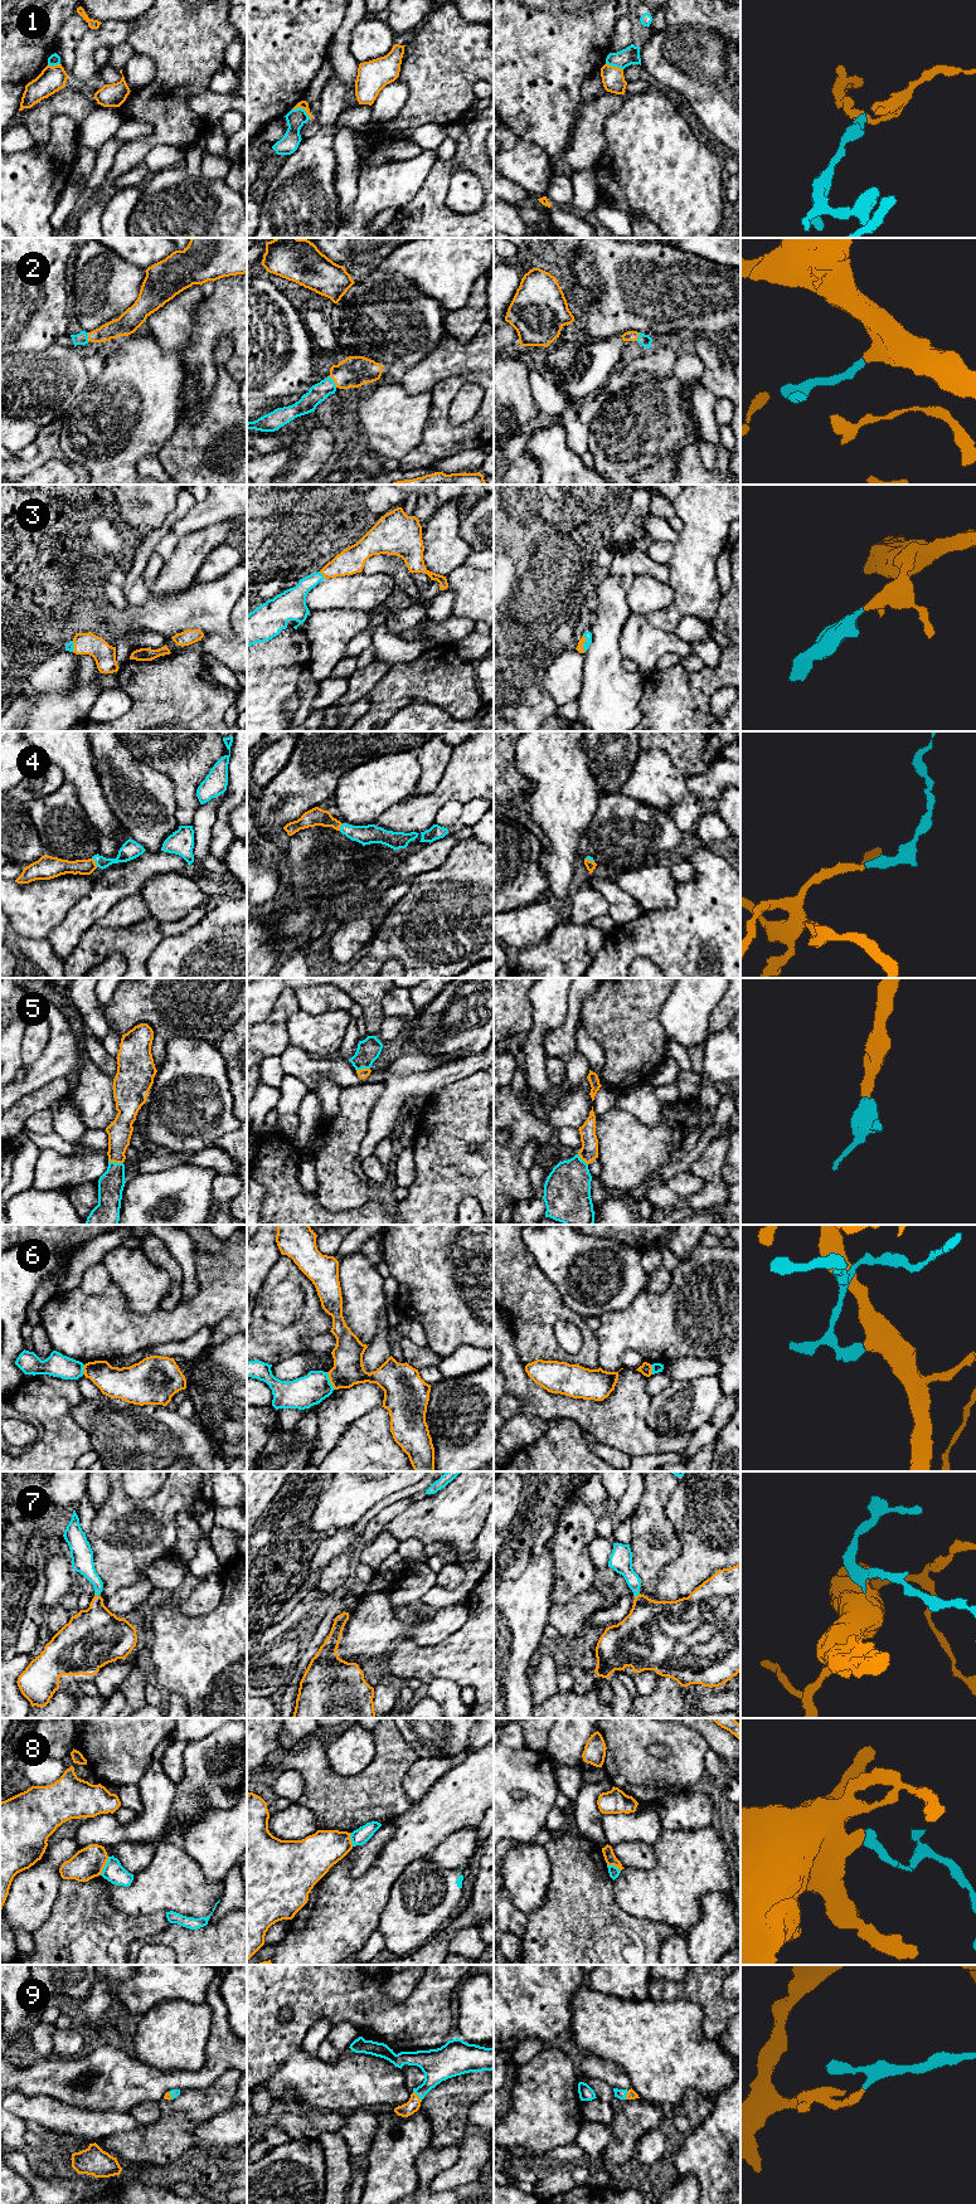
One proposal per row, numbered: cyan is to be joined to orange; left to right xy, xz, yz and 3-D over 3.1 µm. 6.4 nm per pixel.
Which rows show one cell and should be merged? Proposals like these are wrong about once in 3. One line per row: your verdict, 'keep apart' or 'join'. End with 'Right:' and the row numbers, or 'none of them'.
1: keep apart
2: join
3: join
4: join
5: join
6: keep apart
7: join
8: keep apart
9: join
Right: 2, 3, 4, 5, 7, 9

